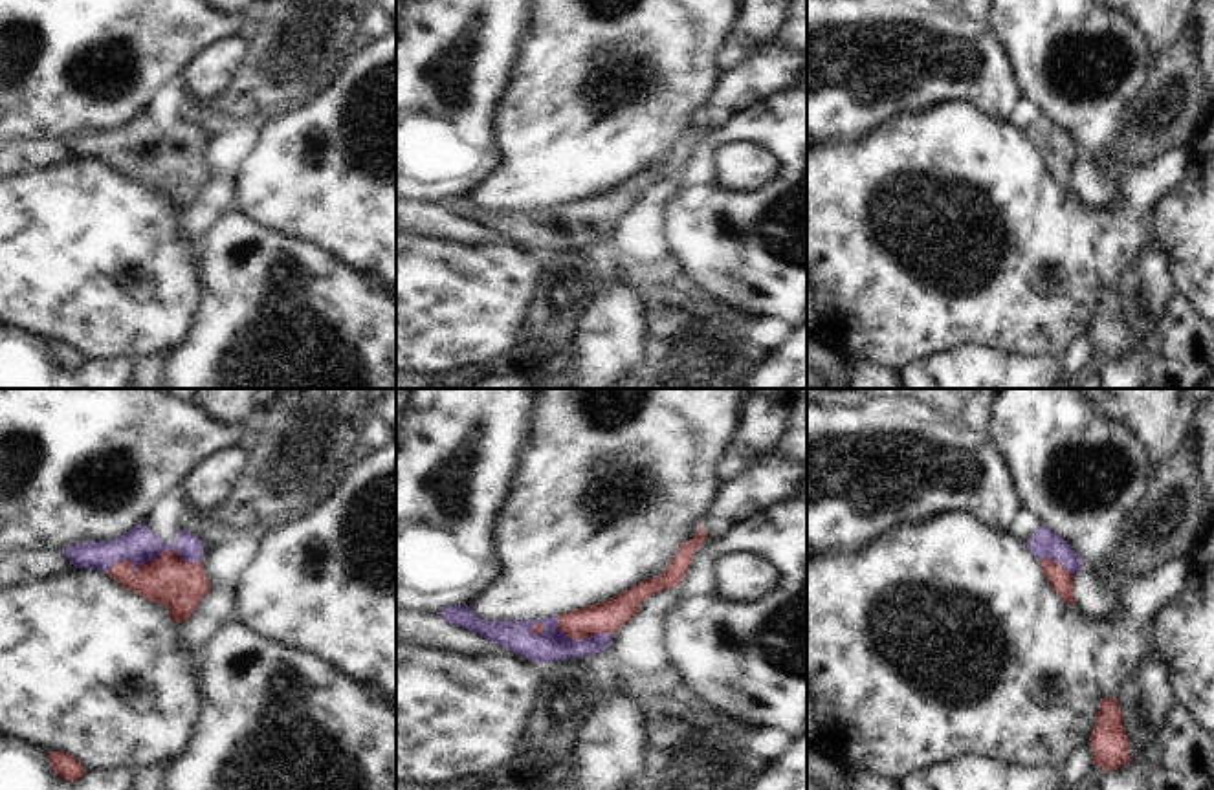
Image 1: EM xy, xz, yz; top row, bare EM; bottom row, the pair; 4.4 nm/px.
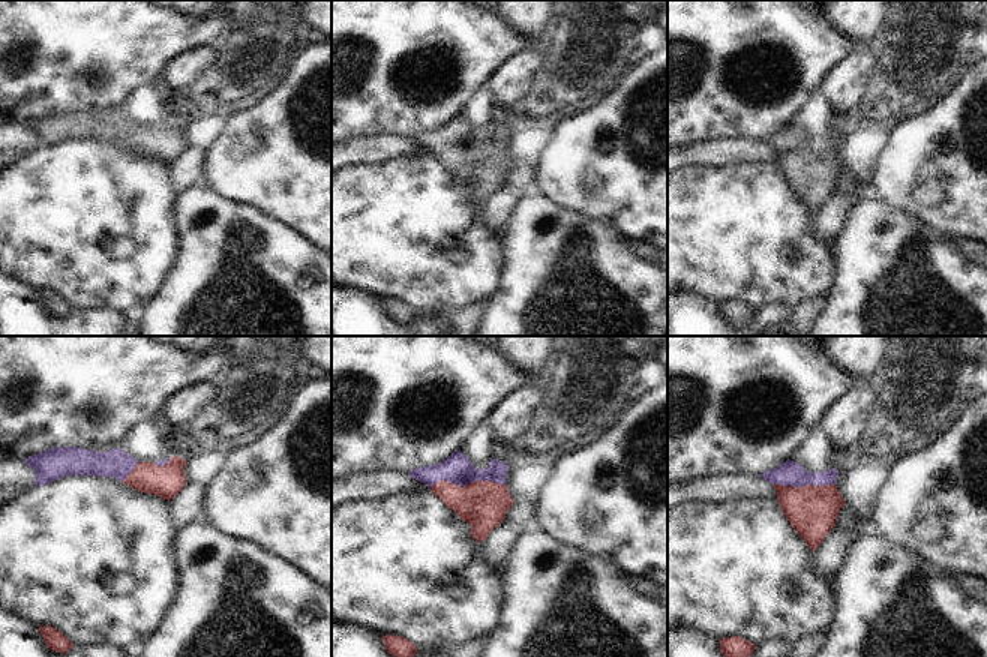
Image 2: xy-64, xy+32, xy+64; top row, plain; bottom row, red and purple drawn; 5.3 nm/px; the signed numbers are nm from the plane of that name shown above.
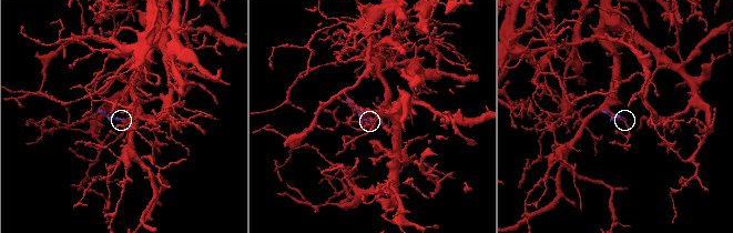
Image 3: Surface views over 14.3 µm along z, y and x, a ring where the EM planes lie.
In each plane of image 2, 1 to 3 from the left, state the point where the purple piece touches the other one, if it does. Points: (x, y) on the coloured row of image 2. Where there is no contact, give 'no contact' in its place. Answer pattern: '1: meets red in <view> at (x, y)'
1: meets red in xy-64 at (131, 473)
2: meets red in xy+32 at (468, 483)
3: meets red in xy+64 at (804, 486)

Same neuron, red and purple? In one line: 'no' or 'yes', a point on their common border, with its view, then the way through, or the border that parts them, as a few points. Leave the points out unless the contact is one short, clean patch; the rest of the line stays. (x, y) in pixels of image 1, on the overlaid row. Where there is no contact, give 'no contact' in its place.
yes; meets red in xy at (154, 559); runs through xy (178, 585), (154, 559), (140, 545)

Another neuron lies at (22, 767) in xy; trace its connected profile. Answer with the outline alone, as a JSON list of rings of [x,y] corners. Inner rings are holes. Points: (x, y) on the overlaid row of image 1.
[[[0,735],[0,790],[134,790],[136,772],[94,770],[70,783],[55,774],[48,752]]]

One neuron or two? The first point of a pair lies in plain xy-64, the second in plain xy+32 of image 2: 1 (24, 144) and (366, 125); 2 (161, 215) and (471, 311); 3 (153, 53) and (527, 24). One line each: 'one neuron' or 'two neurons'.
1: two neurons
2: two neurons
3: two neurons

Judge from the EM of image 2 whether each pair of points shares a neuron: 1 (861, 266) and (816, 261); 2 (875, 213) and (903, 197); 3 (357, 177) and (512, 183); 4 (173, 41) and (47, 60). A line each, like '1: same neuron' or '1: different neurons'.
1: different neurons
2: different neurons
3: different neurons
4: same neuron

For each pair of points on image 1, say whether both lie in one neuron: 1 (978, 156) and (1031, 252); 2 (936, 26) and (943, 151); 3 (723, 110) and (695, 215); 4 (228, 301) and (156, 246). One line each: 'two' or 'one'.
1: one
2: two
3: two
4: two

